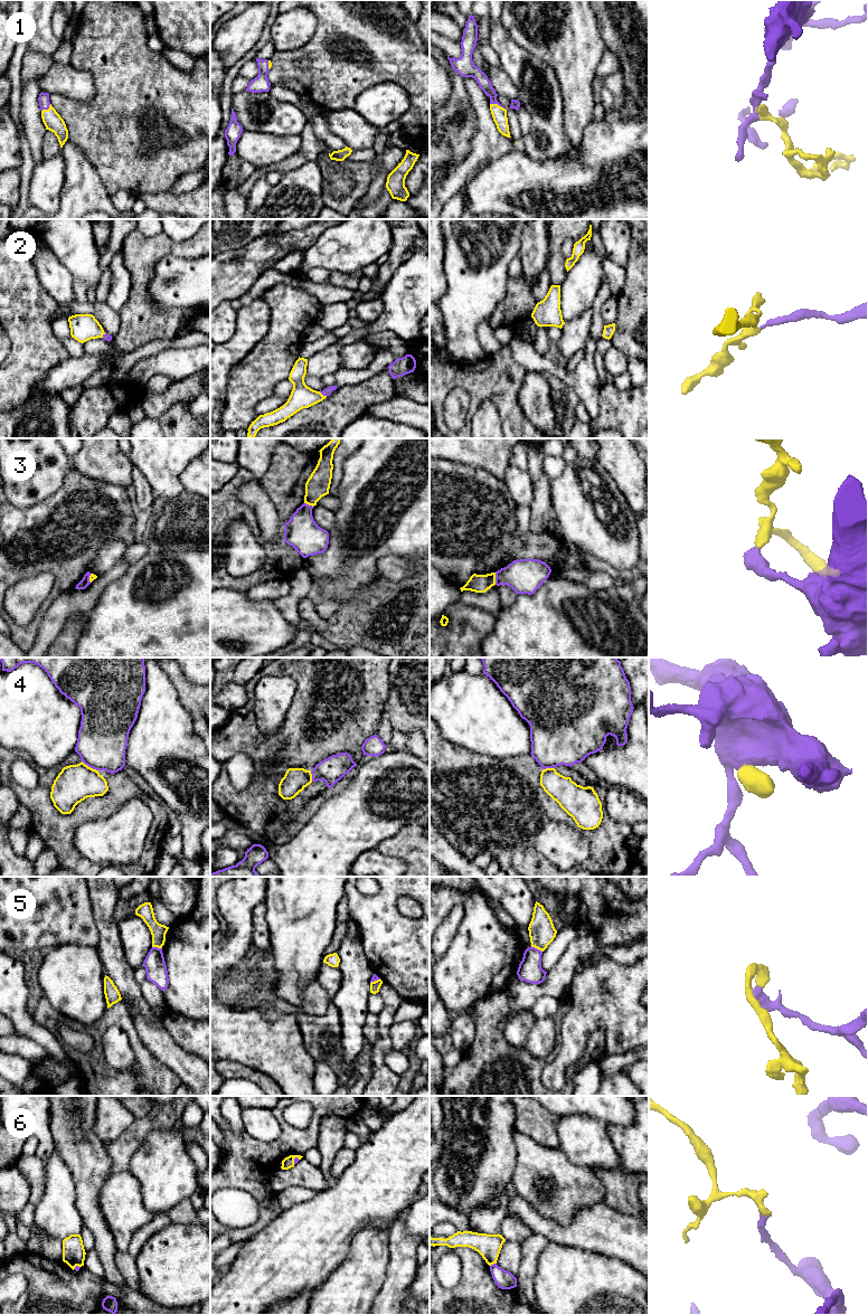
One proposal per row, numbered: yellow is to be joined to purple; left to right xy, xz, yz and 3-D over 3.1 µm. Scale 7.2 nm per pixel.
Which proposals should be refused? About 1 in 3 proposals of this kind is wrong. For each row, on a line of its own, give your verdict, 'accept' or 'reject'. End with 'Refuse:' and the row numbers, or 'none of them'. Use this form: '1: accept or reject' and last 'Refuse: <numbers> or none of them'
1: accept
2: accept
3: reject
4: accept
5: reject
6: accept
Refuse: 3, 5

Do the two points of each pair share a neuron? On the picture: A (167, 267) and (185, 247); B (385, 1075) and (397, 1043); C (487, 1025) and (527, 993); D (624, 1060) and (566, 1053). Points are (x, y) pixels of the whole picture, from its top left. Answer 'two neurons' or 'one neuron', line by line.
A: two neurons
B: two neurons
C: two neurons
D: two neurons

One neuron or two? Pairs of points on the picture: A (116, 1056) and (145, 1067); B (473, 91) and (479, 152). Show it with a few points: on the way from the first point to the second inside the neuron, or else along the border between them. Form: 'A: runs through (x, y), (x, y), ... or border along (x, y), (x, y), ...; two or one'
A: border along (128, 1037), (134, 1055), (134, 1066), (119, 1070); two
B: runs through (481, 106), (483, 113), (483, 136); one

